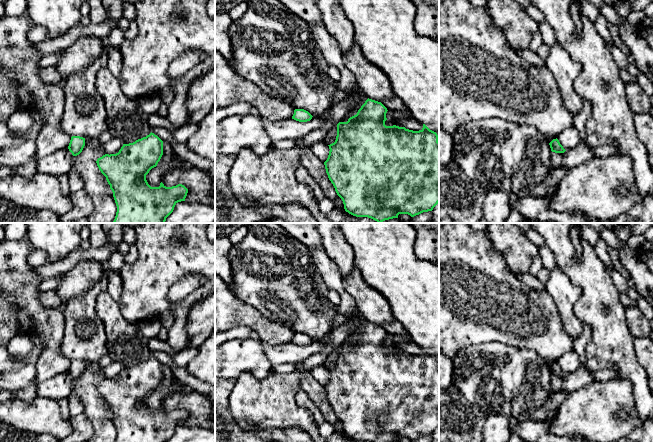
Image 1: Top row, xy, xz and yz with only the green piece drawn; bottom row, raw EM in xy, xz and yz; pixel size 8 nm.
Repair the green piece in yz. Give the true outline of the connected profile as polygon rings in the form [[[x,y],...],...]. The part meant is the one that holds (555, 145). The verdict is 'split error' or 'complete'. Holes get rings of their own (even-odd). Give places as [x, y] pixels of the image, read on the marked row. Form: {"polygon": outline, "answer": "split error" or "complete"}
{"polygon": [[[556,138],[556,139],[553,139],[550,143],[550,148],[551,148],[551,151],[552,152],[555,152],[555,153],[564,153],[566,150],[563,148],[563,146],[560,144],[559,140]]], "answer": "complete"}

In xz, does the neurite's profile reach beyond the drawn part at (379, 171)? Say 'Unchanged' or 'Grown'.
Unchanged

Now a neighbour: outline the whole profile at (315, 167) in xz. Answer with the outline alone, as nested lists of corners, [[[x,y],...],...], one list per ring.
[[[307,149],[301,155],[301,165],[321,187],[324,192],[324,196],[333,201],[336,206],[338,195],[333,184],[328,178],[324,162],[322,162],[311,149]]]

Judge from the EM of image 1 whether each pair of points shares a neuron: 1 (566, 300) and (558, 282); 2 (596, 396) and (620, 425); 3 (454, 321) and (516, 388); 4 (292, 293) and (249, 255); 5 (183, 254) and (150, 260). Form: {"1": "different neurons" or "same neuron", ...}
{"1": "same neuron", "2": "same neuron", "3": "different neurons", "4": "same neuron", "5": "same neuron"}

